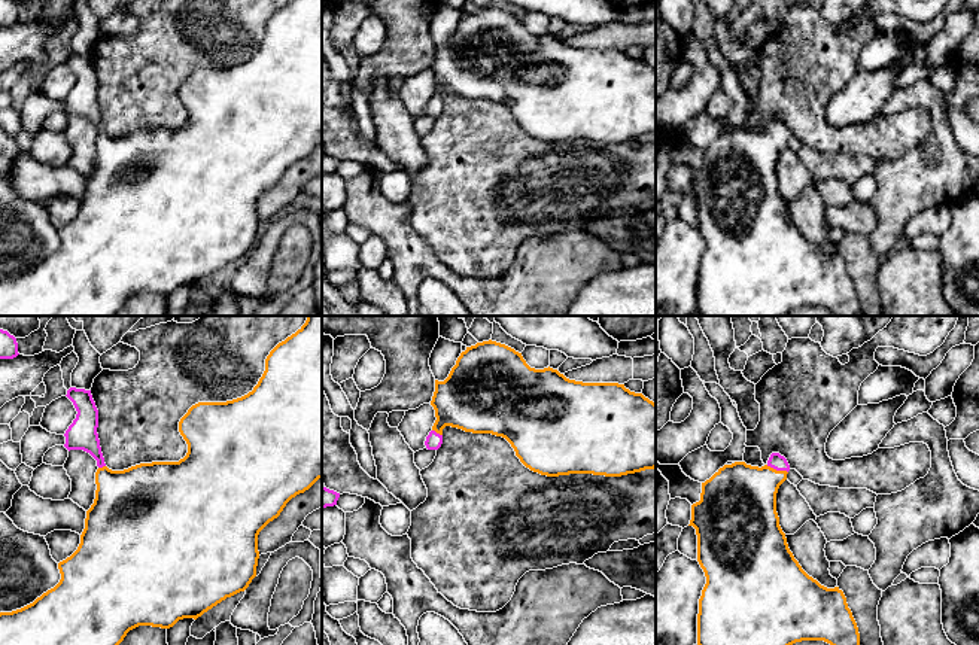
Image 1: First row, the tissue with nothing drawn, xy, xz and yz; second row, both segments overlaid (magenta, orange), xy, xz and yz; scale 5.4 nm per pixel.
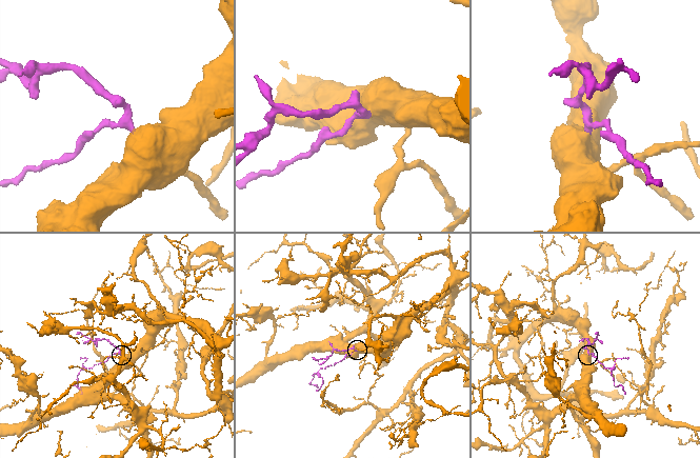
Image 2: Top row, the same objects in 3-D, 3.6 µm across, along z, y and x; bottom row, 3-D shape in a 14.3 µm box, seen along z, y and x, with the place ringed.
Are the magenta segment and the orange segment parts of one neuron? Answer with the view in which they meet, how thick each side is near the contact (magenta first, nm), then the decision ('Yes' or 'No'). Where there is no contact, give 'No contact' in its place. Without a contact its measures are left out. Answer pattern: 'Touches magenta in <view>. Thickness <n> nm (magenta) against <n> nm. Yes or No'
Touches magenta in yz. Thickness 90 nm (magenta) against 380 nm. Yes

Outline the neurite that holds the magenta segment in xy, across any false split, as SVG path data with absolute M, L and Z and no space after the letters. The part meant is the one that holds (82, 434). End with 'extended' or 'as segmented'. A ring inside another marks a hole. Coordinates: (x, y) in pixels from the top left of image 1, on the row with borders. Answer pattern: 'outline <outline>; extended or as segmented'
outline M307 316L305 323L295 334L270 352L265 359L265 371L252 392L226 402L198 402L188 410L179 422L179 432L188 444L188 453L179 462L140 463L124 471L109 469L100 447L97 433L98 410L91 390L70 387L66 396L73 402L77 414L64 433L64 447L69 451L83 450L97 460L95 499L86 511L85 529L80 535L77 550L58 563L61 573L60 582L33 603L12 612L0 612L0 645L119 645L127 633L139 626L170 629L179 620L197 620L226 597L249 587L256 576L259 532L280 515L292 498L304 493L322 478L322 316Z; extended

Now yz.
outline M772 453L761 468L735 462L702 483L700 501L691 505L688 524L696 529L697 562L706 576L699 599L697 645L793 645L802 641L860 645L858 627L843 591L827 588L809 576L788 548L776 512L776 493L788 471L787 459Z; extended

